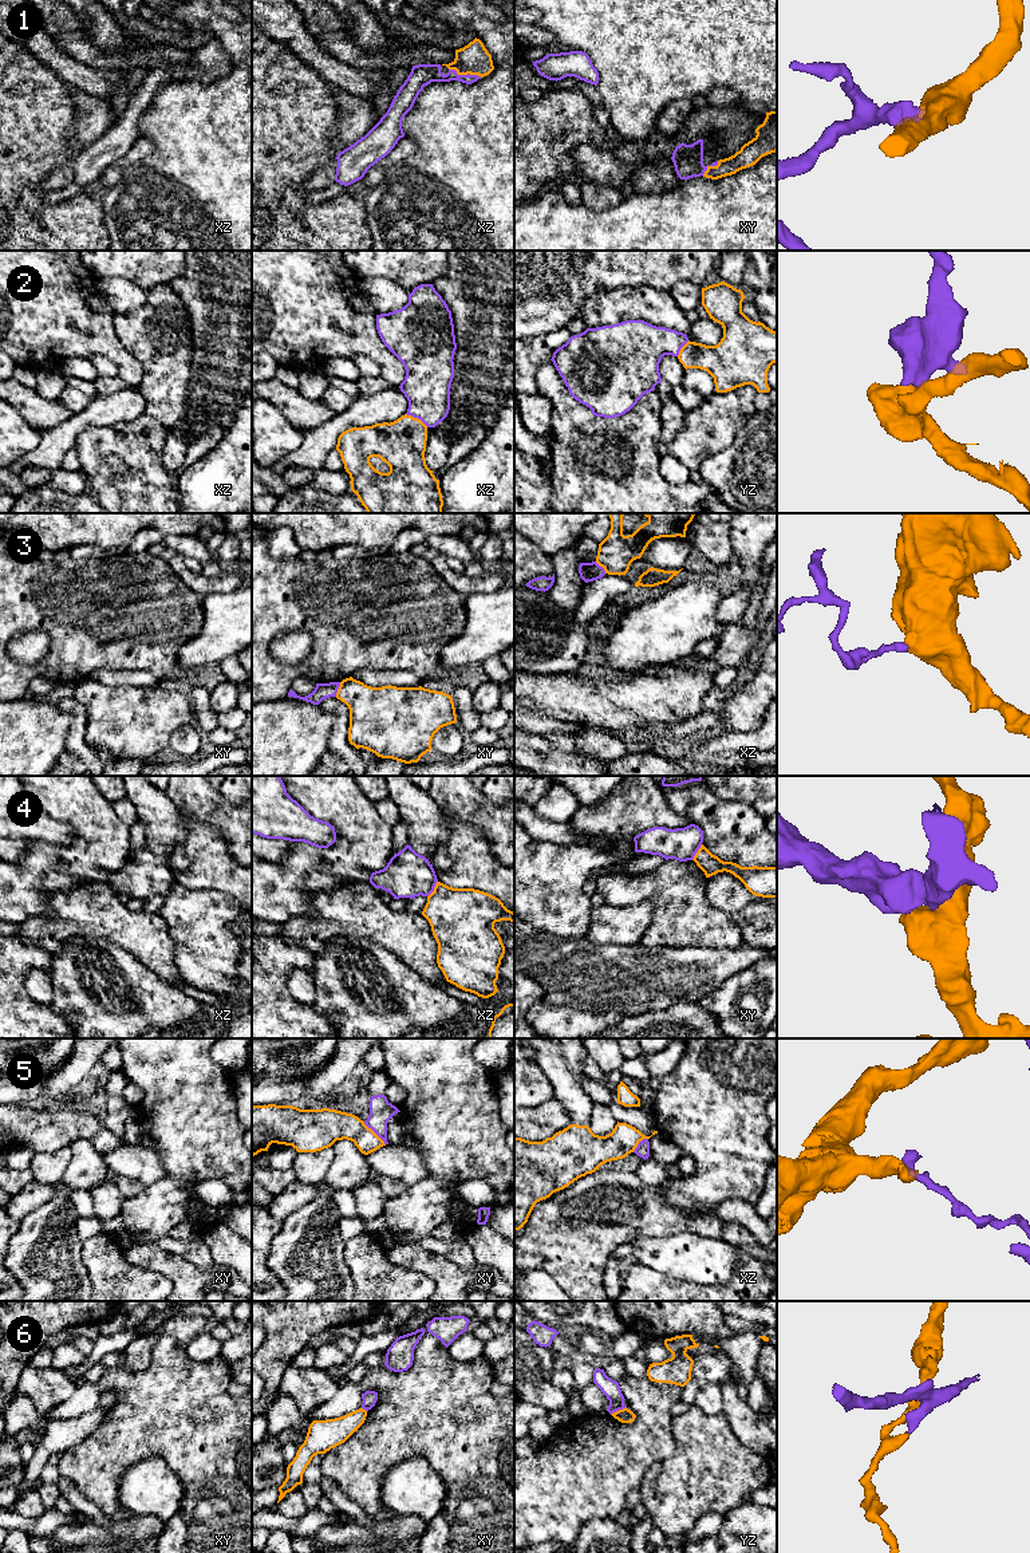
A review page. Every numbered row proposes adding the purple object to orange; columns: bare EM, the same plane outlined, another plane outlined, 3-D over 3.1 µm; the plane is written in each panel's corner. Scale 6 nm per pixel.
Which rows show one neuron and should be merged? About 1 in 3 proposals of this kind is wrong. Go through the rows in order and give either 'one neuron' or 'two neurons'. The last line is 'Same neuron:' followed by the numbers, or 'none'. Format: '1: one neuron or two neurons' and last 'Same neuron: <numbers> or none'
1: one neuron
2: two neurons
3: two neurons
4: two neurons
5: two neurons
6: two neurons
Same neuron: 1

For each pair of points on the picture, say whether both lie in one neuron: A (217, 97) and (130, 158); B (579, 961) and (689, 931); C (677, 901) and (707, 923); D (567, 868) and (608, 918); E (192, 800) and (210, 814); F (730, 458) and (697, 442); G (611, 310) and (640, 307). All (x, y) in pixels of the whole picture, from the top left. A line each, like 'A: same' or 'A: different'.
A: different
B: different
C: same
D: different
E: same
F: different
G: same

